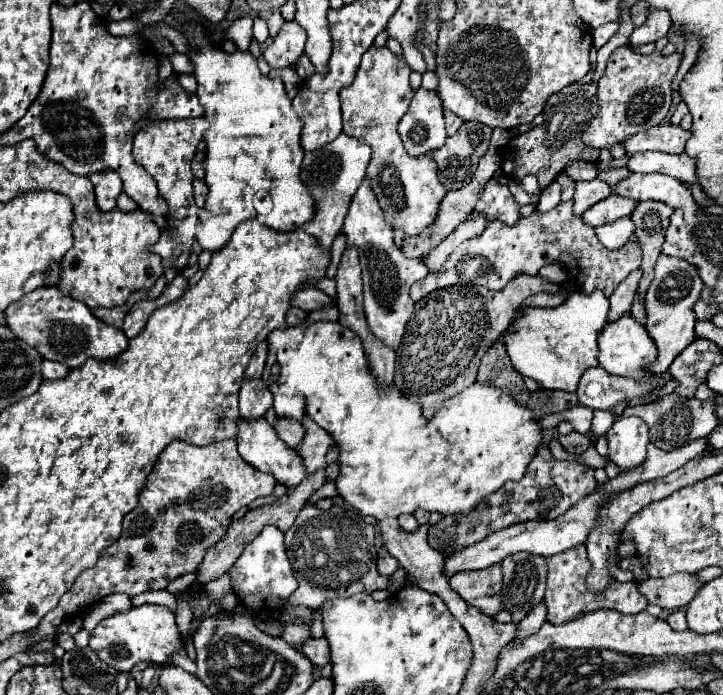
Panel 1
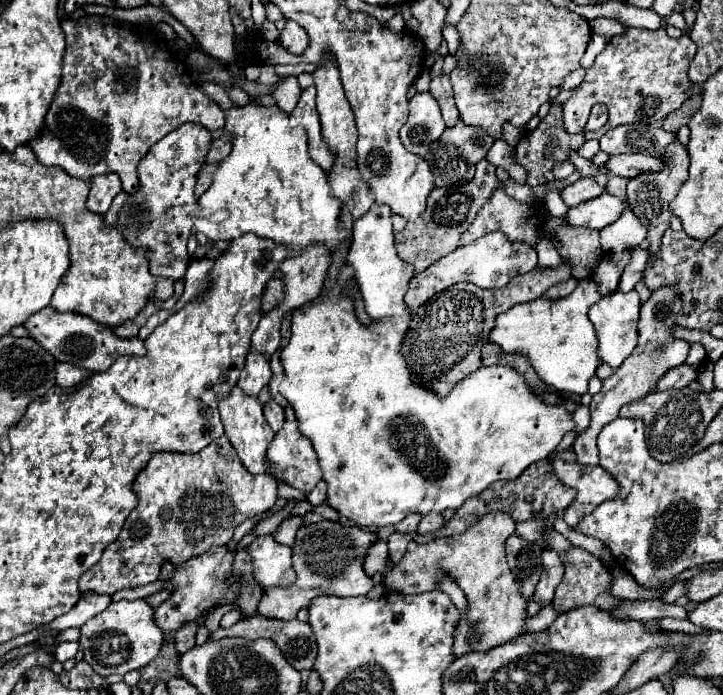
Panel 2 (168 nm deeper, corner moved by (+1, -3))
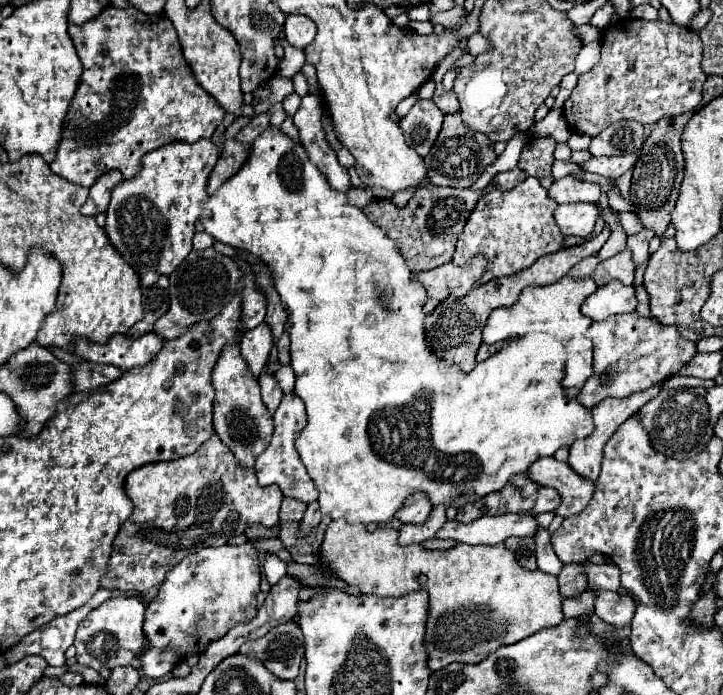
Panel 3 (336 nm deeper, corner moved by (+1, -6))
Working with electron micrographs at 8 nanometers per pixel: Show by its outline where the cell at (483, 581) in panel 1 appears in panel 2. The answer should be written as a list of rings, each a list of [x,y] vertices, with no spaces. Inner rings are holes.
[[[489,513],[463,535],[435,539],[423,545],[411,541],[407,553],[393,567],[389,567],[387,541],[377,539],[373,547],[367,551],[363,565],[369,577],[373,577],[375,573],[385,573],[383,585],[391,591],[401,591],[404,595],[437,589],[440,580],[437,575],[440,575],[440,569],[443,573],[451,575],[469,601],[467,617],[471,621],[457,625],[453,653],[465,655],[471,651],[489,651],[513,639],[519,639],[521,635],[527,635],[525,621],[529,619],[527,615],[529,601],[523,597],[519,581],[515,581],[505,555],[505,541],[511,533],[515,533],[515,521],[507,517],[507,513]]]

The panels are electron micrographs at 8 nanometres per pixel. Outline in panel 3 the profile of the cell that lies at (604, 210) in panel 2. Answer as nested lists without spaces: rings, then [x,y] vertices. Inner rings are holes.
[[[561,204],[555,210],[555,222],[565,236],[591,238],[599,218],[601,208],[597,204]]]

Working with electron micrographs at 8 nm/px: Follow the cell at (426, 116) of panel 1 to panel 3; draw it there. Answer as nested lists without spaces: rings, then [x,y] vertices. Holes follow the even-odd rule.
[[[419,100],[399,124],[405,134],[405,142],[419,156],[427,156],[443,126],[443,118],[445,114],[439,112],[433,100]]]

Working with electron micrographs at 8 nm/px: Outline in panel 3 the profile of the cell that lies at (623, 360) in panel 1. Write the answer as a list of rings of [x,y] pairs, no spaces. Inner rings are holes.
[[[619,282],[599,286],[597,292],[587,296],[581,306],[583,316],[591,320],[607,320],[619,314],[633,314],[637,310],[635,288]]]

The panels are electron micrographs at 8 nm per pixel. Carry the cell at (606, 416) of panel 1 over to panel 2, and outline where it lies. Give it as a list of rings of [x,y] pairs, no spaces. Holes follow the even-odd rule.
[[[667,287],[653,291],[651,299],[641,305],[641,317],[639,317],[639,327],[637,327],[639,341],[637,341],[635,353],[631,353],[631,357],[627,357],[623,361],[623,365],[609,379],[603,381],[601,391],[597,395],[593,395],[593,401],[589,405],[591,407],[591,423],[583,433],[577,435],[577,439],[573,443],[573,451],[575,451],[579,463],[599,465],[599,451],[597,451],[599,431],[609,421],[619,417],[619,409],[623,405],[647,397],[655,389],[659,377],[663,377],[669,369],[685,363],[687,353],[689,353],[689,343],[671,337],[671,329],[675,327],[675,315],[681,309],[679,305],[681,305],[679,295],[675,293],[675,289],[667,289]]]

